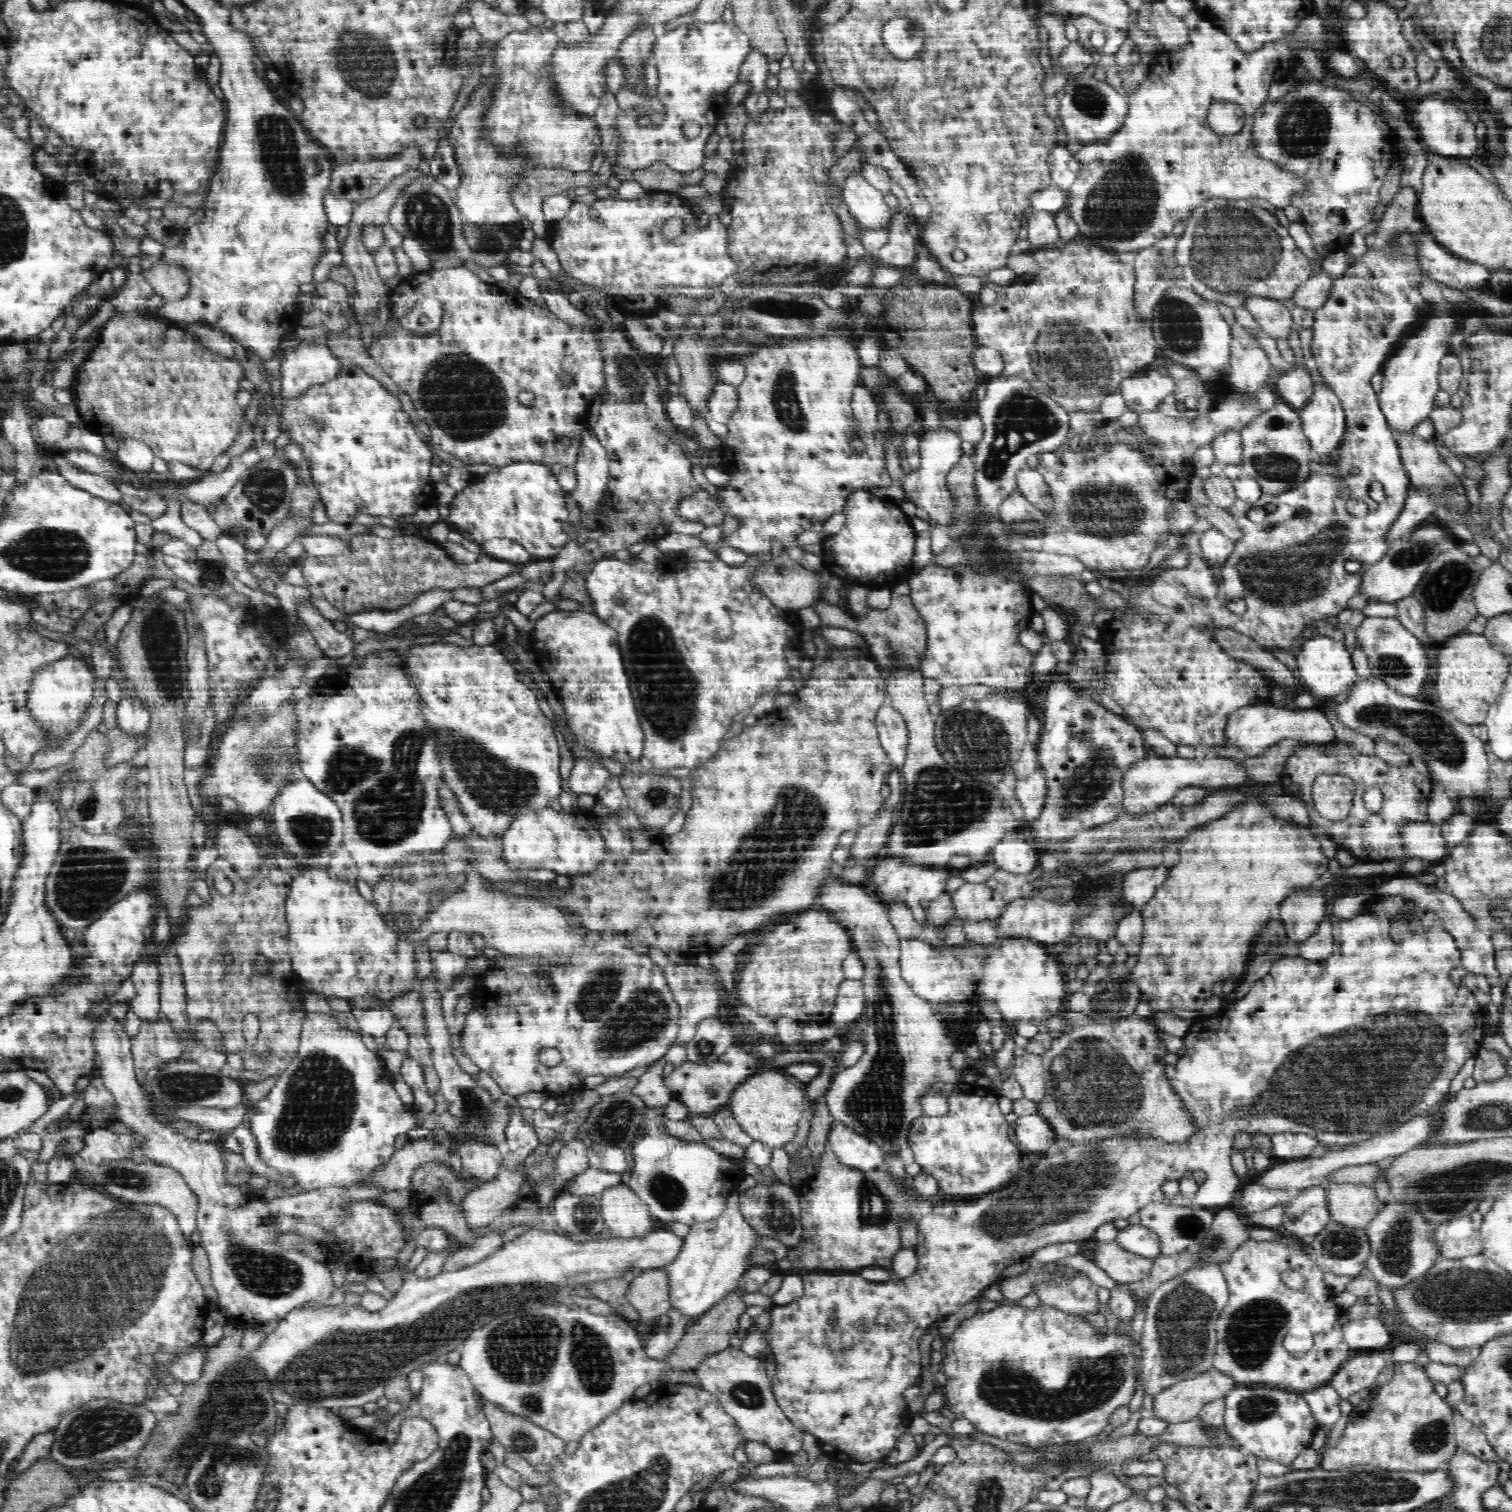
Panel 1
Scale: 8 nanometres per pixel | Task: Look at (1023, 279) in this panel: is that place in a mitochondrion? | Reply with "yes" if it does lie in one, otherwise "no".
no

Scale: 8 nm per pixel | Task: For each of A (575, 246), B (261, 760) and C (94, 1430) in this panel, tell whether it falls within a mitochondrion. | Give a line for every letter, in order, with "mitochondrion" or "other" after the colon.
A: other
B: mitochondrion
C: mitochondrion

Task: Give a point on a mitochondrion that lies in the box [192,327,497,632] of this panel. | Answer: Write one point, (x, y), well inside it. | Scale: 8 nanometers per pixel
(265, 488)

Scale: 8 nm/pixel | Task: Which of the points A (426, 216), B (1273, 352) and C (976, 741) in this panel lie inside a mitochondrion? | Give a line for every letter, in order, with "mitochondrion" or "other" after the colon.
A: mitochondrion
B: other
C: mitochondrion

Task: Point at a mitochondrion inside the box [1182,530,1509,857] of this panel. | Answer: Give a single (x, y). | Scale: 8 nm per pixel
(1433, 734)

